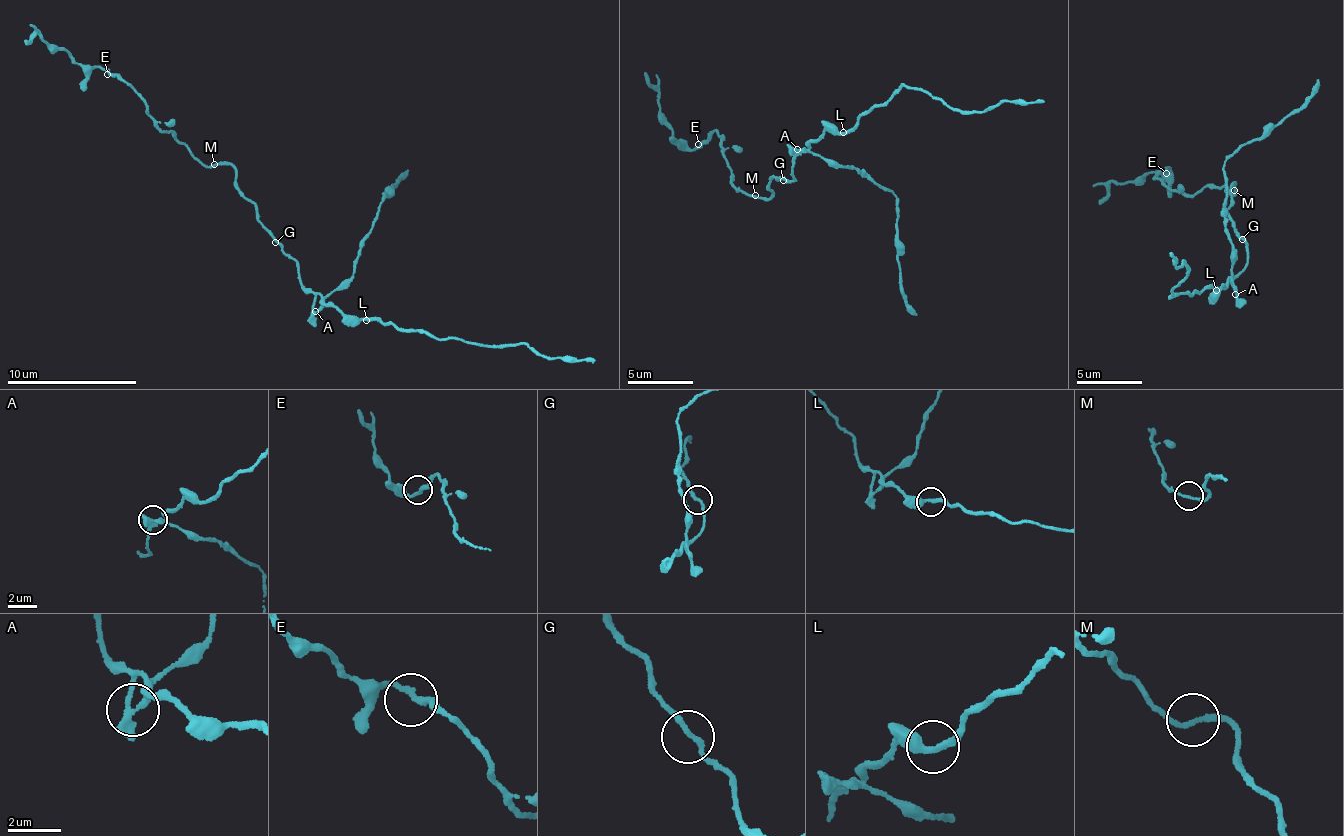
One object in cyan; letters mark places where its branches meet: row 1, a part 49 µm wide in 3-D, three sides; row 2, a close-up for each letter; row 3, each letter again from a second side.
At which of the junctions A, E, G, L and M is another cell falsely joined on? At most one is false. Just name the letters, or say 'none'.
A

